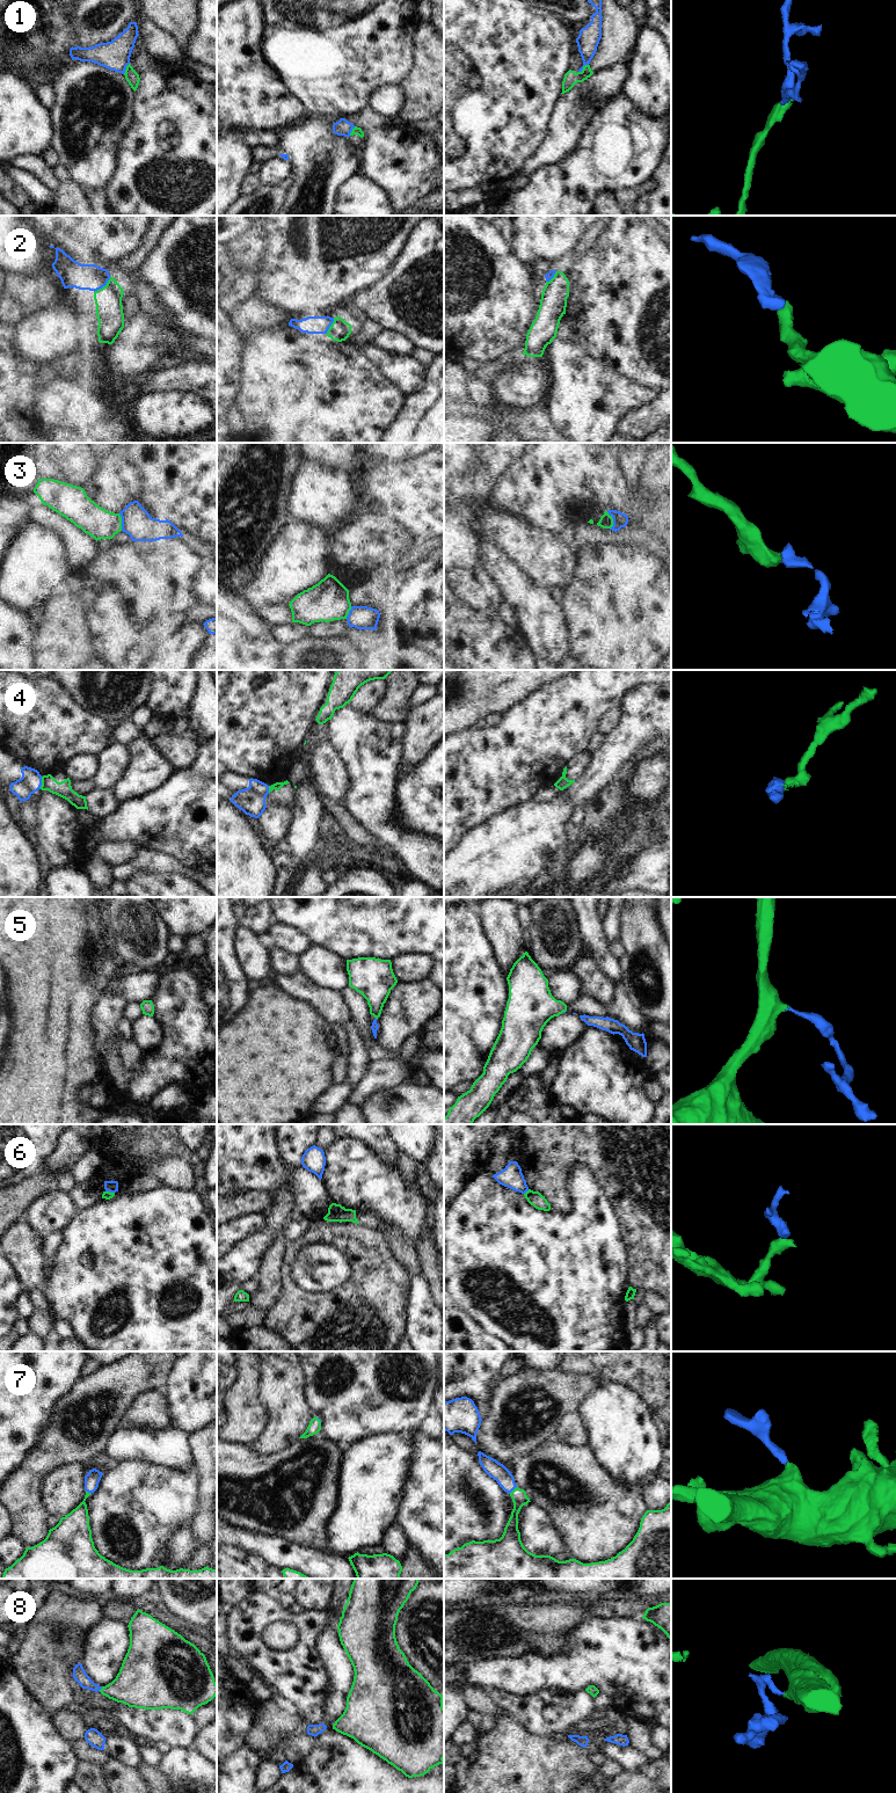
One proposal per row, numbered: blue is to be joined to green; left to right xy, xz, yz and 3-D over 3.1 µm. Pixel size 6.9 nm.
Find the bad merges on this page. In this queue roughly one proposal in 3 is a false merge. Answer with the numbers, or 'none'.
1, 3, 4, 6

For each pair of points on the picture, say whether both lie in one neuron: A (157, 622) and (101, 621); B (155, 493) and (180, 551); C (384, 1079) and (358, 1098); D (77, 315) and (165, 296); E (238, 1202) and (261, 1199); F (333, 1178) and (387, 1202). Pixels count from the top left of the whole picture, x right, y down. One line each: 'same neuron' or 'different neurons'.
A: same neuron
B: different neurons
C: same neuron
D: different neurons
E: same neuron
F: same neuron

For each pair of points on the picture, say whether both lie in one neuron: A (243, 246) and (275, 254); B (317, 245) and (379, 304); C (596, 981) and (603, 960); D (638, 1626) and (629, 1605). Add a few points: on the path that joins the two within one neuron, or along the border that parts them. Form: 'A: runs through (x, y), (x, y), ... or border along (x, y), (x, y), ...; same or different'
A: border along (263, 227), (267, 234), (267, 246), (255, 277); different
B: border along (387, 274), (379, 282), (357, 292), (348, 304); different
C: border along (589, 955), (614, 984); different
D: border along (641, 1616), (632, 1618), (611, 1617), (607, 1619); different

